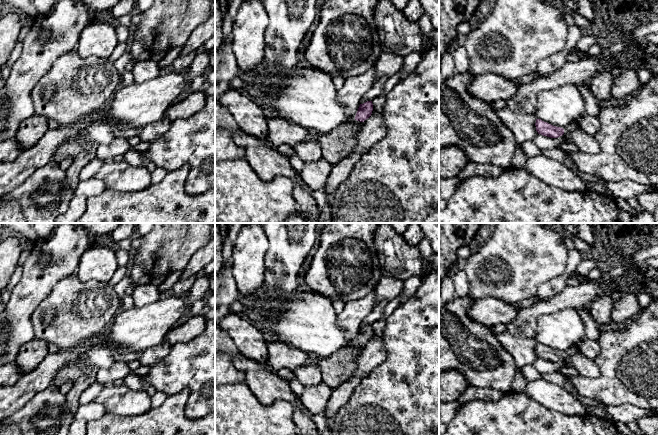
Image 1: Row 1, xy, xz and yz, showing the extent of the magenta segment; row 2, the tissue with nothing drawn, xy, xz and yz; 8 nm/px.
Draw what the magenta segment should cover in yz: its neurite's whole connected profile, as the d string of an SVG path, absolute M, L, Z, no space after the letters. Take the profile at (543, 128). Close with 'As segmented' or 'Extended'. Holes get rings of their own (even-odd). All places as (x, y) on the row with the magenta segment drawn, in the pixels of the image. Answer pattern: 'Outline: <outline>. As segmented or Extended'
Outline: M536 119L535 126L538 134L541 134L543 136L547 136L550 138L558 138L562 136L564 133L571 133L577 129L580 129L579 119L571 123L565 129L561 127L553 126L547 122L542 121L541 119Z. Extended

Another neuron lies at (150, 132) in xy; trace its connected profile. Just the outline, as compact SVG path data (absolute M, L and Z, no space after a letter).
M163 116L160 120L152 122L141 128L139 137L141 141L154 142L169 130L171 122Z

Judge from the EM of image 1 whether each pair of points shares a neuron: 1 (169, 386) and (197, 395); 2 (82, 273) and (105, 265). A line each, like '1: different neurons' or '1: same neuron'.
1: same neuron
2: same neuron

